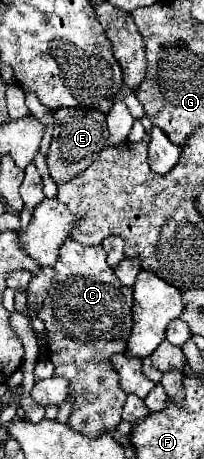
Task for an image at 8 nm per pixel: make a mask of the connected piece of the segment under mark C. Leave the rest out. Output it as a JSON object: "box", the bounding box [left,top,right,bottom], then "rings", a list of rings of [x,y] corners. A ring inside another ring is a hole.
{"box":[27,240,133,438],"rings":[[[65,240],[59,248],[53,270],[55,276],[47,288],[43,306],[37,310],[27,308],[27,312],[45,322],[49,360],[55,366],[55,376],[69,382],[73,410],[67,424],[71,430],[87,438],[97,438],[101,430],[117,428],[127,398],[119,388],[117,372],[109,368],[109,358],[125,352],[125,342],[133,326],[133,290],[119,284],[113,268],[107,264],[107,252],[103,246],[85,246],[75,240]]]}

